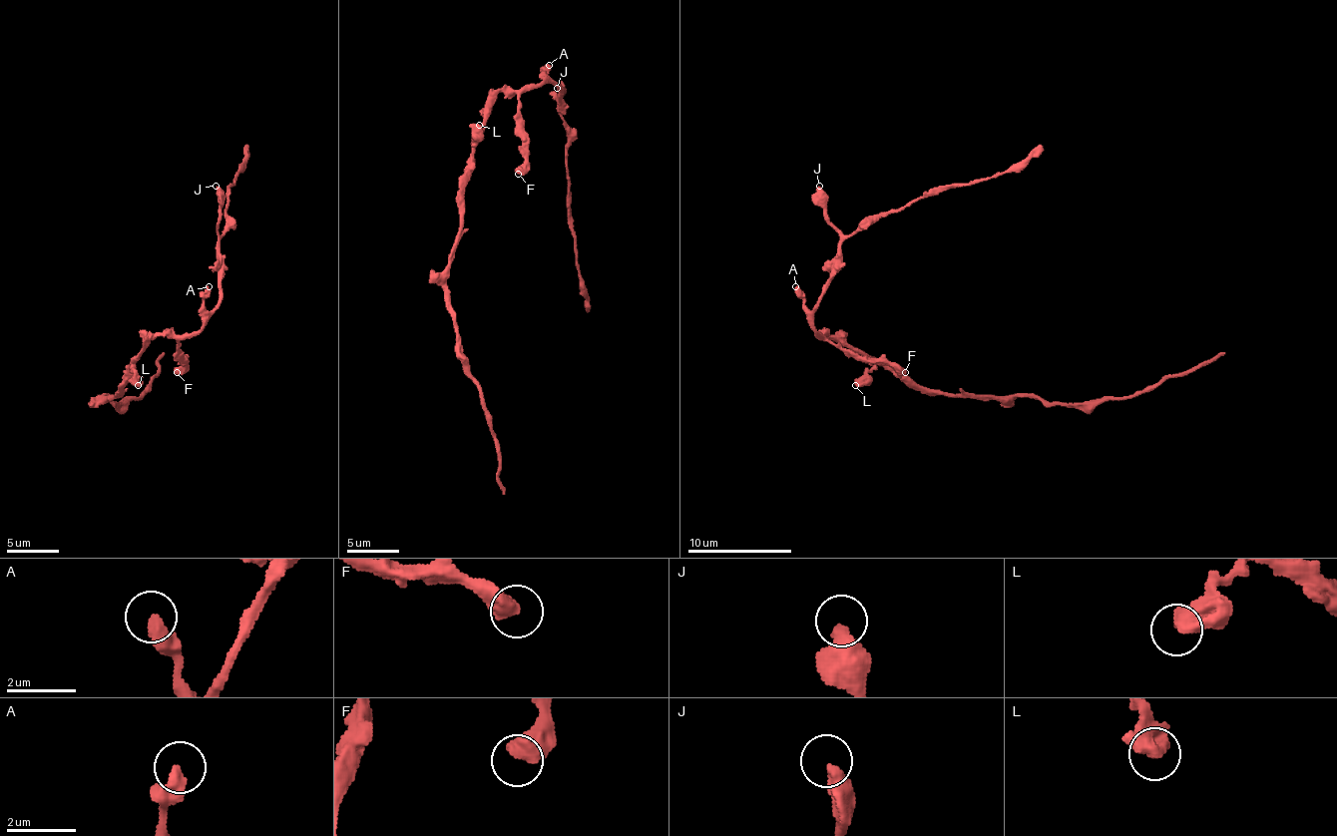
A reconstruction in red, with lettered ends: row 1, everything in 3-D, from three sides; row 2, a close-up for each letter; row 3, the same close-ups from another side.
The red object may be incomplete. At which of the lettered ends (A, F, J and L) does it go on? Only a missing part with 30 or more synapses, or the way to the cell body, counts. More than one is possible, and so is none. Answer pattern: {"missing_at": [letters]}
{"missing_at": []}

